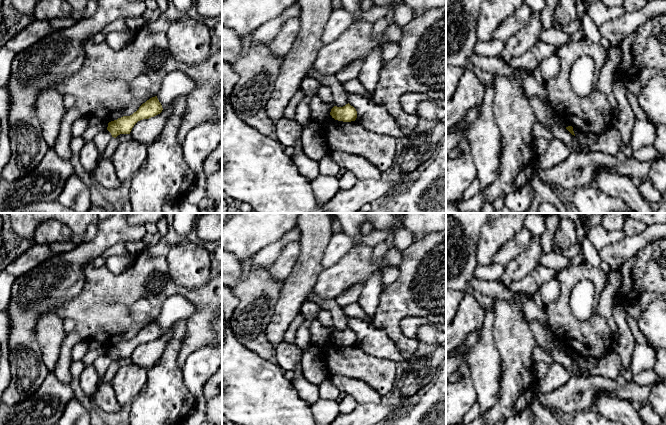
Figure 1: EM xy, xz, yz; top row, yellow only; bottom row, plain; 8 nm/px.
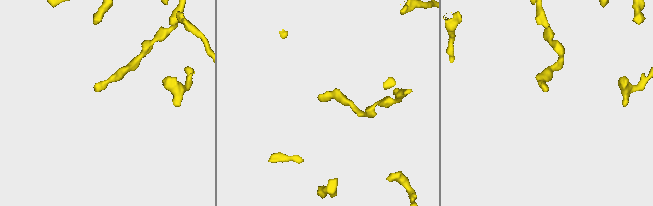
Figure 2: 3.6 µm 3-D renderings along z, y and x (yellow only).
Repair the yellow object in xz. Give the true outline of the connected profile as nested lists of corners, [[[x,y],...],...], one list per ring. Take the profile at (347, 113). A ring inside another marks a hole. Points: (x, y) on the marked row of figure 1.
[[[349,103],[343,107],[334,106],[331,109],[330,115],[332,118],[338,121],[343,122],[351,122],[355,121],[357,118],[357,111],[356,109],[351,106]]]

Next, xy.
[[[157,96],[150,98],[143,103],[139,109],[130,116],[123,116],[108,123],[107,130],[112,137],[116,138],[120,134],[130,134],[134,125],[143,119],[149,119],[162,112],[163,108]]]

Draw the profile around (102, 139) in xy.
[[[108,130],[99,132],[93,139],[93,142],[99,147],[100,153],[103,153],[109,141],[112,139],[112,135]]]

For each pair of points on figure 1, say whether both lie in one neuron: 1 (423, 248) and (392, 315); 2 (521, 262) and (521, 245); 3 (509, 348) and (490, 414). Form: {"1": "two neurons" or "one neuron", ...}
{"1": "one neuron", "2": "two neurons", "3": "one neuron"}

